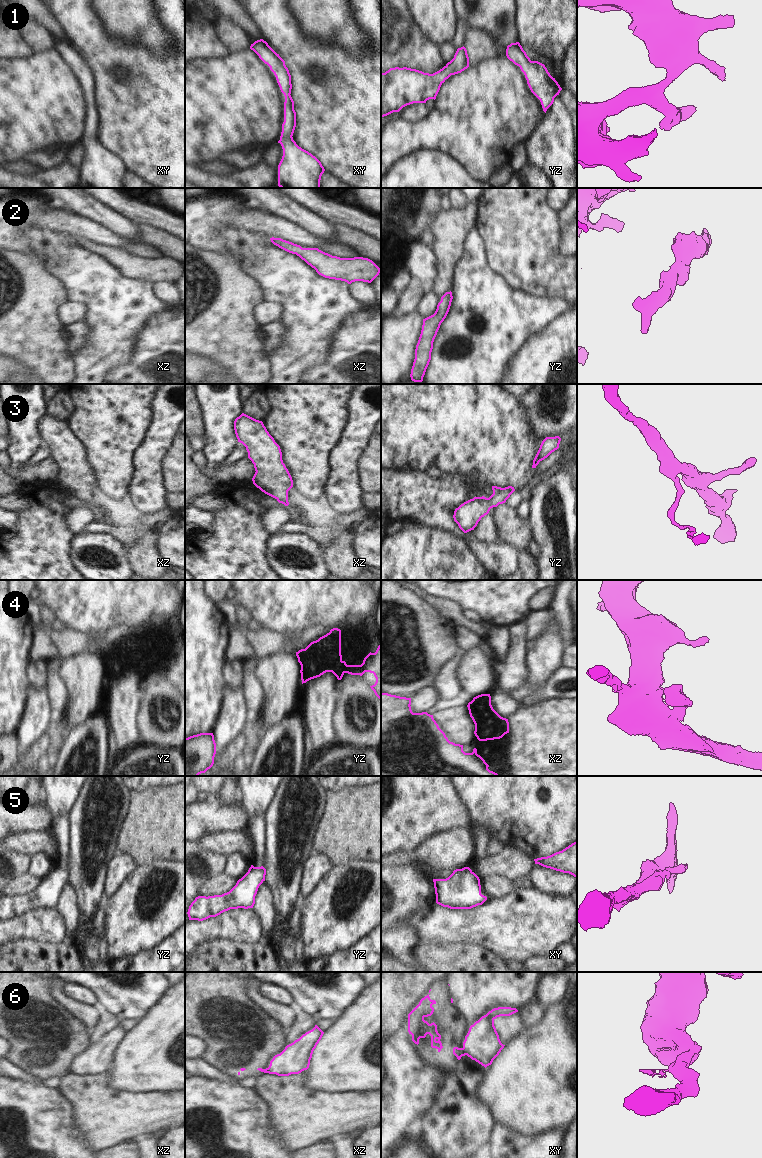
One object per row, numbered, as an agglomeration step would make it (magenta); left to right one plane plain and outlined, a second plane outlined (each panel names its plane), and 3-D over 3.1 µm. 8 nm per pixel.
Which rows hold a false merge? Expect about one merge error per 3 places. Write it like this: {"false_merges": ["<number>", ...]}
{"false_merges": ["4", "6"]}

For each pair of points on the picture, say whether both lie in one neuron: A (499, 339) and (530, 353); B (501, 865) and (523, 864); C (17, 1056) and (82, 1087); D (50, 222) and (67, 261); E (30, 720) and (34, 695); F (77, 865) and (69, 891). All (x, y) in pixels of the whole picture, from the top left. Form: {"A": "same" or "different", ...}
{"A": "different", "B": "same", "C": "different", "D": "different", "E": "same", "F": "different"}

